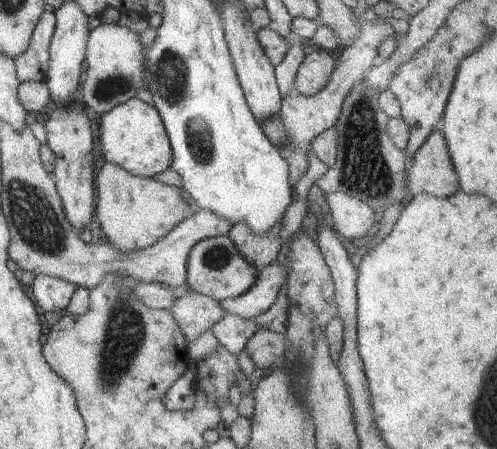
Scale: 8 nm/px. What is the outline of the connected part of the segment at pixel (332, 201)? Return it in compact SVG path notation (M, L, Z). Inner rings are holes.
M344 192L325 193L332 227L348 240L362 238L376 222L376 213L366 202L360 202Z

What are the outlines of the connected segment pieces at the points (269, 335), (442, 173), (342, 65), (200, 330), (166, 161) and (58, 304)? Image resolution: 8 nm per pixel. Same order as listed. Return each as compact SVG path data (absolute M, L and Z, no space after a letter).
M262 329L250 337L245 351L248 353L248 356L250 356L250 360L252 360L258 368L274 368L278 360L285 358L287 348L288 346L286 346L286 338L284 338L284 335Z
M442 128L431 132L413 156L406 183L410 196L428 194L434 198L448 198L459 191L458 174L452 166Z
M379 17L374 22L366 22L362 26L362 34L360 38L346 48L344 52L337 59L336 68L330 74L328 84L320 90L315 96L304 96L297 93L281 97L280 116L284 124L284 132L286 132L286 140L282 142L282 146L278 146L277 150L280 156L288 162L290 186L293 189L296 183L308 168L308 154L306 151L310 148L312 140L316 138L321 132L326 132L336 126L338 118L340 118L340 111L346 96L350 94L350 90L362 81L366 76L368 70L378 61L378 47L384 40L390 36L394 36L396 30L388 21L388 18Z
M187 284L173 289L172 294L174 304L169 311L188 343L194 342L227 315L220 302L193 291Z
M138 97L115 106L101 116L98 142L105 162L124 168L132 176L153 179L172 164L172 148L159 112Z
M39 274L35 276L30 288L36 300L35 304L46 313L53 310L65 311L77 286L65 280Z

